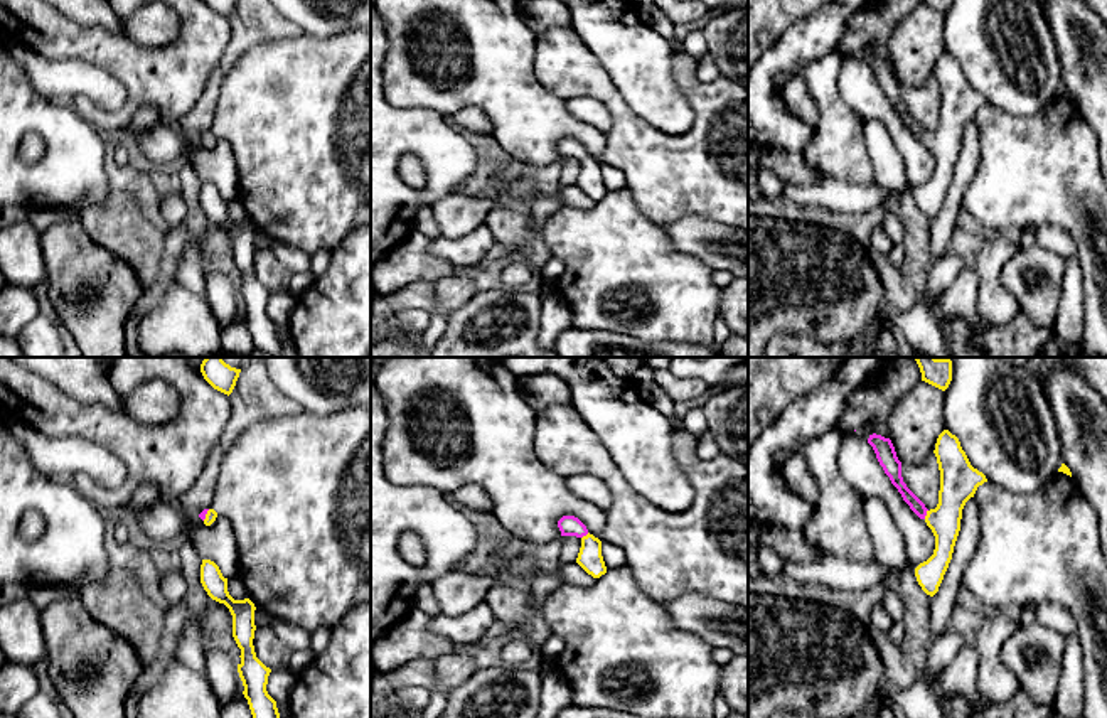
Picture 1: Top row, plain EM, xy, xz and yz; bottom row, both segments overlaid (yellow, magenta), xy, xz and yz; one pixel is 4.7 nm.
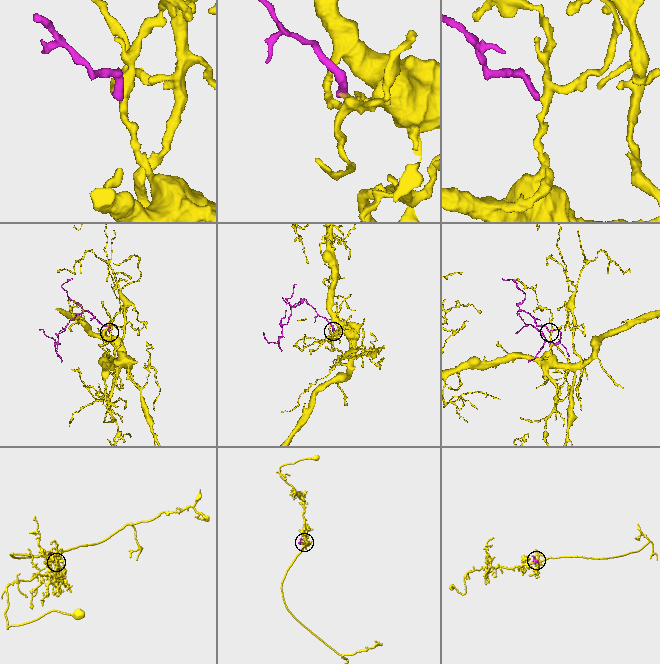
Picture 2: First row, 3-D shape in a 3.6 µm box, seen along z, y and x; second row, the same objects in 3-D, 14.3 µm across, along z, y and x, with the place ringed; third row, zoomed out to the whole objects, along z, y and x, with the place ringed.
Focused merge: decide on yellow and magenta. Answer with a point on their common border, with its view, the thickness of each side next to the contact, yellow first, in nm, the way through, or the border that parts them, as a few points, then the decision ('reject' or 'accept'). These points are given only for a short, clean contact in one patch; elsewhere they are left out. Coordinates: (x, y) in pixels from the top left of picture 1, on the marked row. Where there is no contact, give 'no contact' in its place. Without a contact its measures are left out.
yz (927, 514) | 190/70 nm | across yz (959, 481), (952, 498), (927, 514), (917, 506) | accept

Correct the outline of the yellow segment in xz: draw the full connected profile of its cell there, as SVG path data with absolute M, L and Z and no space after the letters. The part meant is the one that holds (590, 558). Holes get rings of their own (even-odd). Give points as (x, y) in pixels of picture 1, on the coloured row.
M563 516L558 521L561 536L576 536L581 539L581 548L576 563L593 578L607 573L602 556L602 541L588 533L586 526L575 516Z

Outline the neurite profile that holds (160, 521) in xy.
M165 499L138 512L142 531L155 543L184 534L201 560L214 561L224 578L238 576L238 543L226 516L217 514L211 526L190 526L187 517Z

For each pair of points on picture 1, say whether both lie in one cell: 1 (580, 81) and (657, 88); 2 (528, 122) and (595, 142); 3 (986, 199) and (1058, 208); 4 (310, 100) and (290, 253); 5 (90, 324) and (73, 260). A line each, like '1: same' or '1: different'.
1: different
2: same
3: same
4: different
5: same

